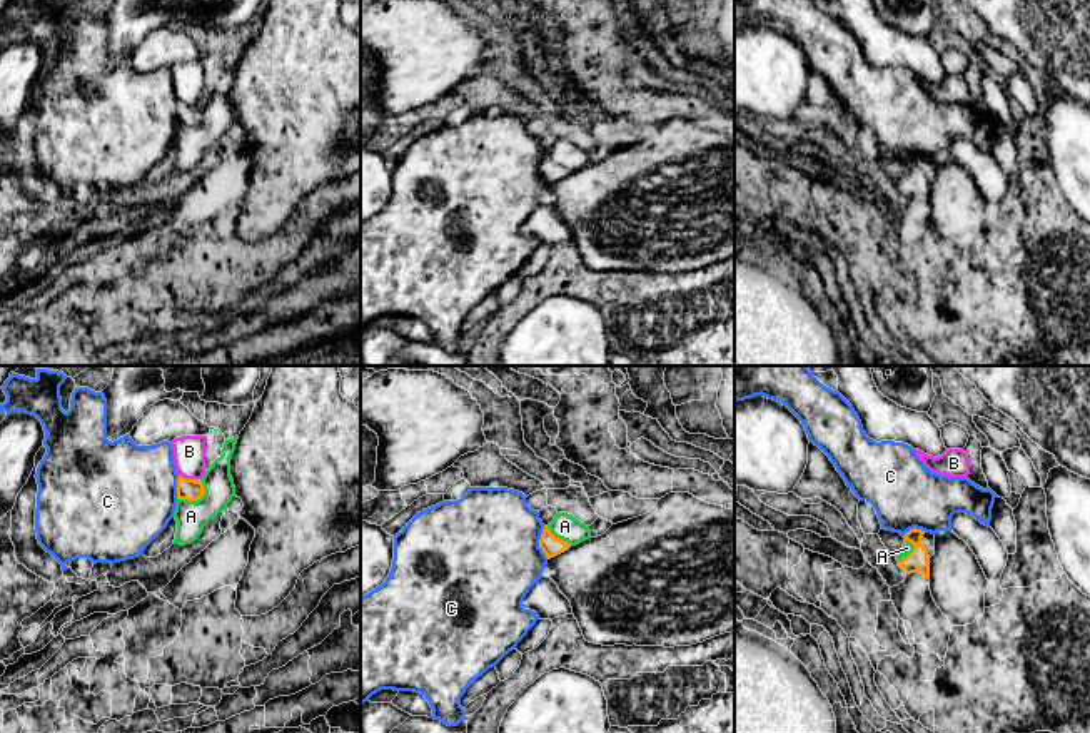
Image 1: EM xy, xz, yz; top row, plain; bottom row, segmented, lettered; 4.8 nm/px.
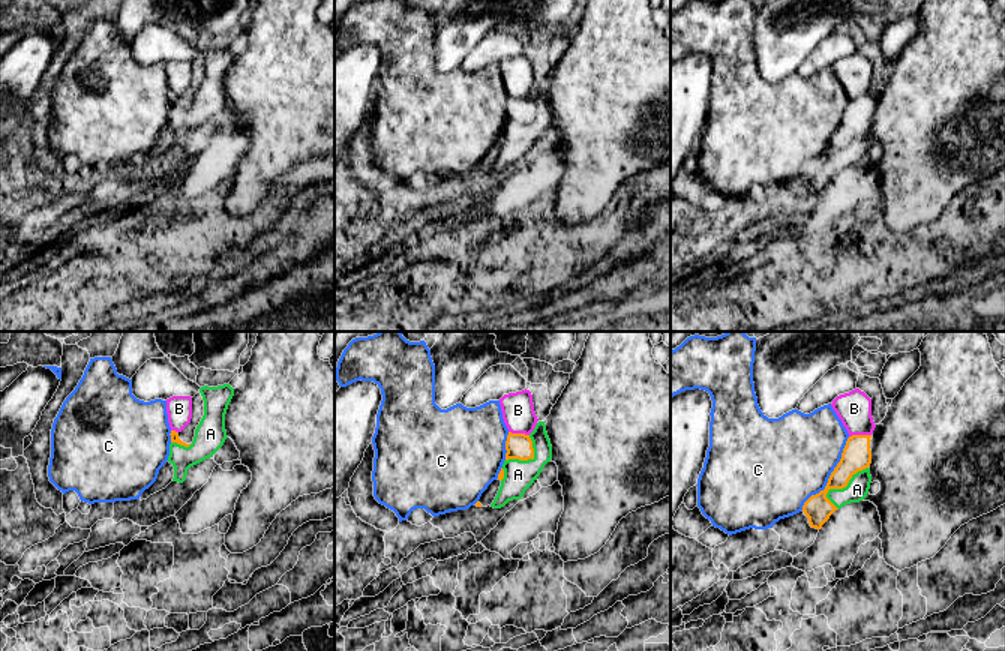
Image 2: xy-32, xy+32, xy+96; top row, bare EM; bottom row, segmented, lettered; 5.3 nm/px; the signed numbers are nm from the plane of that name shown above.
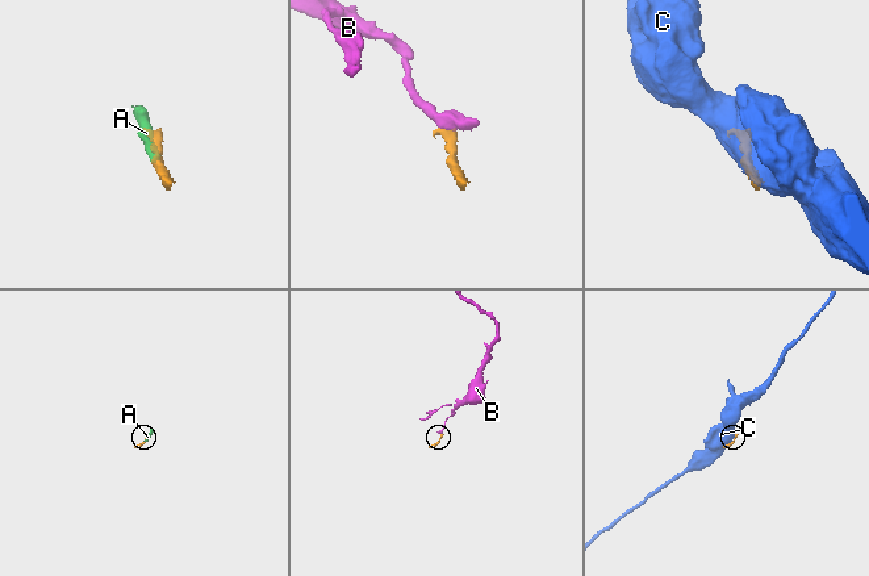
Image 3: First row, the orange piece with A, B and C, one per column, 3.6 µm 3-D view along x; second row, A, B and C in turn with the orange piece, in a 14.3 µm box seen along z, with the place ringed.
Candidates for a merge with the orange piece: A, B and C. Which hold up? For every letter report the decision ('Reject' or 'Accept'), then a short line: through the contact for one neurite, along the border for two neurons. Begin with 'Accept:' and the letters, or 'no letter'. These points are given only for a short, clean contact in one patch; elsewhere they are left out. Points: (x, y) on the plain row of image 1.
Accept: A
A: Accept
B: Reject. Line: xy (179, 101), (194, 106)
C: Reject

